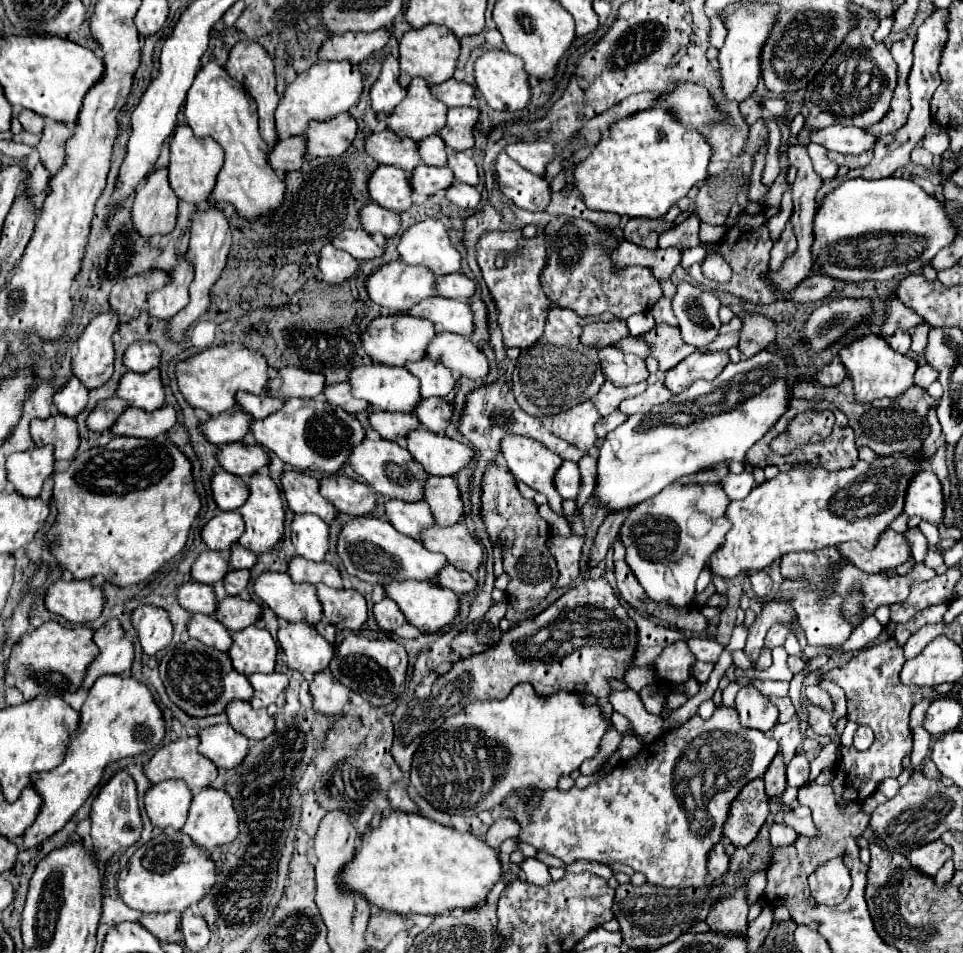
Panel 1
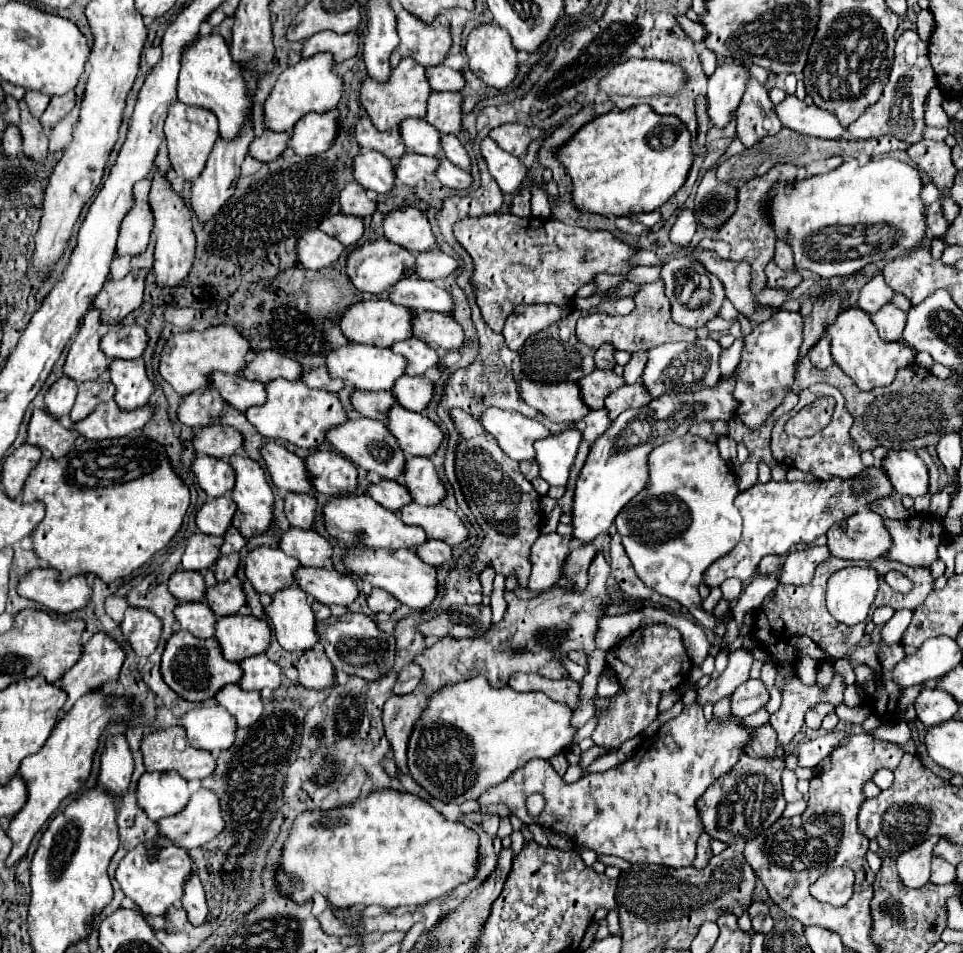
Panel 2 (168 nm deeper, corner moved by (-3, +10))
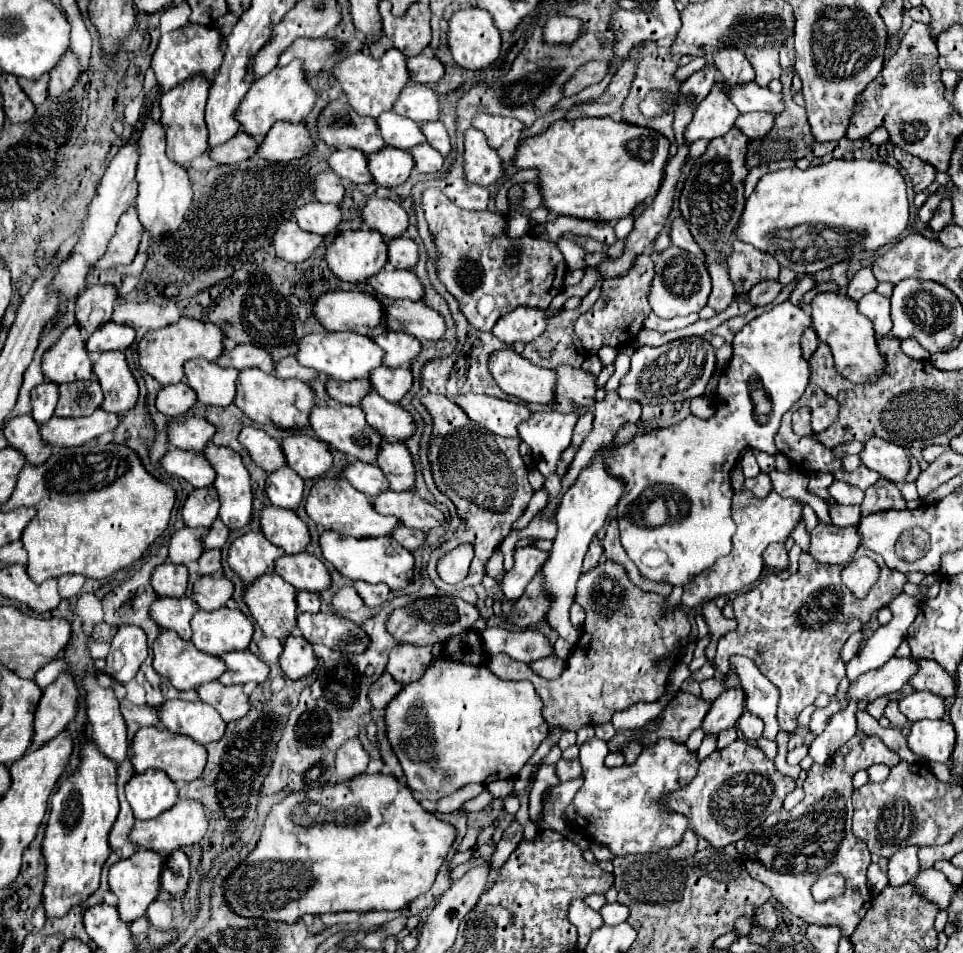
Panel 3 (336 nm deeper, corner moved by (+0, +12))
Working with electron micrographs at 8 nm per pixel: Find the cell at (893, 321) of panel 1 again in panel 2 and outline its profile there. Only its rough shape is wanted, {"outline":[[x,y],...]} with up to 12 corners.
{"outline":[[881,274],[861,288],[857,304],[873,314],[891,302],[893,290]]}

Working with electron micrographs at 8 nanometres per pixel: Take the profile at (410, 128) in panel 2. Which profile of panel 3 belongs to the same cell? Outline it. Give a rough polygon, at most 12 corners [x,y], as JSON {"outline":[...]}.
{"outline":[[396,112],[380,114],[386,144],[412,150],[426,140],[420,124]]}

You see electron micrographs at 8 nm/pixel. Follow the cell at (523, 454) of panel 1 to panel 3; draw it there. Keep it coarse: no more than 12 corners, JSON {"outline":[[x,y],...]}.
{"outline":[[458,394],[470,420],[502,438],[520,438],[524,404]]}

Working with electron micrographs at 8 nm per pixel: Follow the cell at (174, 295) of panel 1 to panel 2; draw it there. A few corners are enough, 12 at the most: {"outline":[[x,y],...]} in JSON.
{"outline":[[153,172],[155,280],[177,286],[195,256],[191,210]]}

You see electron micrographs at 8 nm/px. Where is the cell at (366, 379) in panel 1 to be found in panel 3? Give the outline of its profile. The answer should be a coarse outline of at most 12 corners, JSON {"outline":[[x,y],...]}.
{"outline":[[320,332],[296,360],[334,380],[368,380],[384,350],[356,332]]}

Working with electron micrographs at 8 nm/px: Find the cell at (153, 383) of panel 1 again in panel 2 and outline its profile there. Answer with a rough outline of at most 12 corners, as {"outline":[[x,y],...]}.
{"outline":[[113,360],[109,376],[121,410],[143,408],[153,384],[143,360]]}

